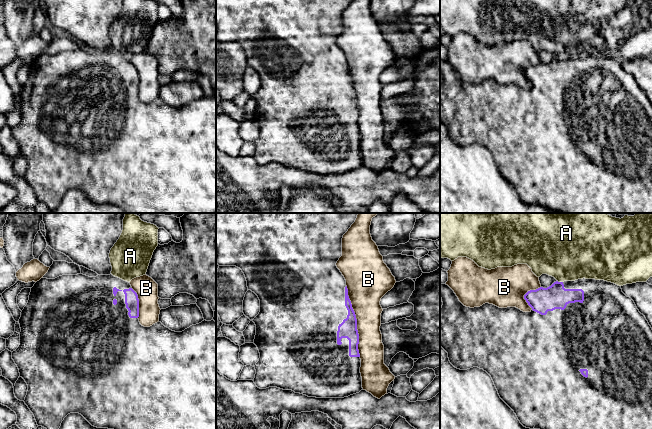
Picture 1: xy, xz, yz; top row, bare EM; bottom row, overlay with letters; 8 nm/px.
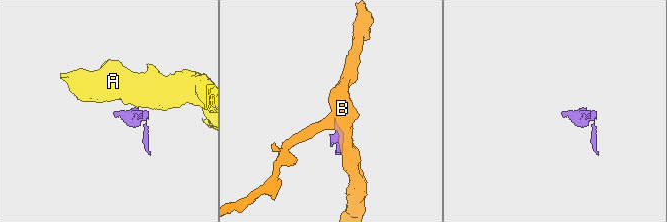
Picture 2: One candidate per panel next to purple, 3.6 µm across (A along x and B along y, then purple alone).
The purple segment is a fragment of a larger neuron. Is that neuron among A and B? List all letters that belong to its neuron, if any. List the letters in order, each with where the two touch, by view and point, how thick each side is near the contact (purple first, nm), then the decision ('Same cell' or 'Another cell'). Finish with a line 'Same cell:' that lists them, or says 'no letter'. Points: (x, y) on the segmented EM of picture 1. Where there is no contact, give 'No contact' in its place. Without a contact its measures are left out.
A: Touches purple at yz (560, 282). Thickness 200 nm (purple) against 460 nm. Another cell
B: Touches purple at xz (356, 321). Thickness 140 nm (purple) against 280 nm. Another cell
Same cell: no letter

